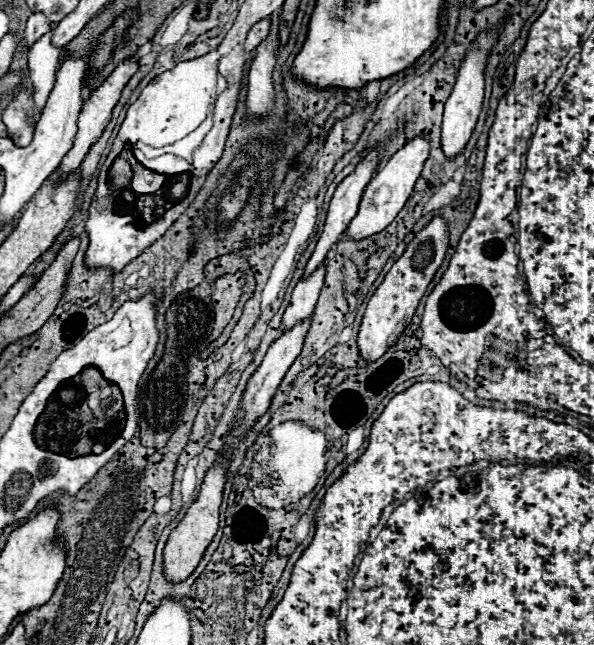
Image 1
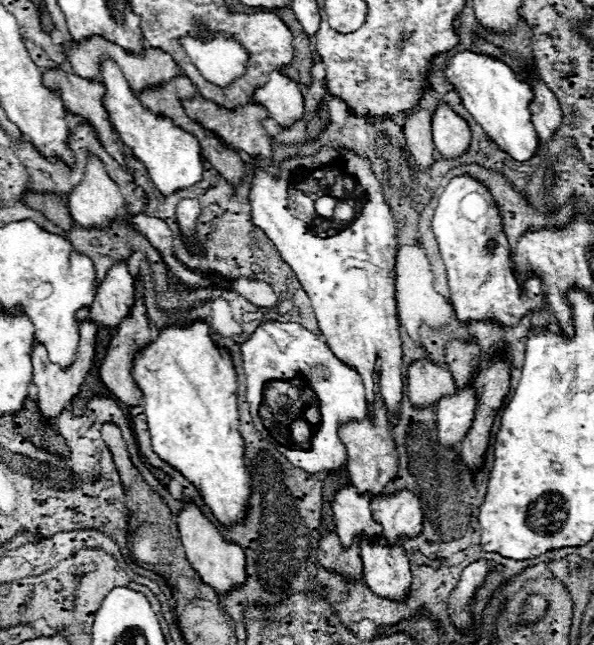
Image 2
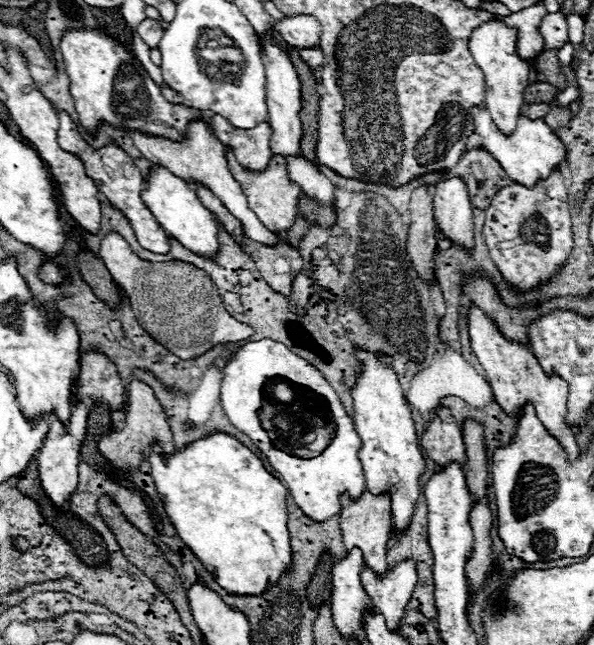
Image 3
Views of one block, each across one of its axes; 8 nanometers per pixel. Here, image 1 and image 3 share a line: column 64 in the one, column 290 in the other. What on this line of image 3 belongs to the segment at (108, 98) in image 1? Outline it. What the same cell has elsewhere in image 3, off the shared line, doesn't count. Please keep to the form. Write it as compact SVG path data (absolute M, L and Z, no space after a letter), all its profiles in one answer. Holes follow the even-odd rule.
M302 154L300 156L288 156L286 168L290 172L290 180L294 180L308 196L320 200L322 204L334 202L332 182L324 174L320 174L318 166L308 162Z

